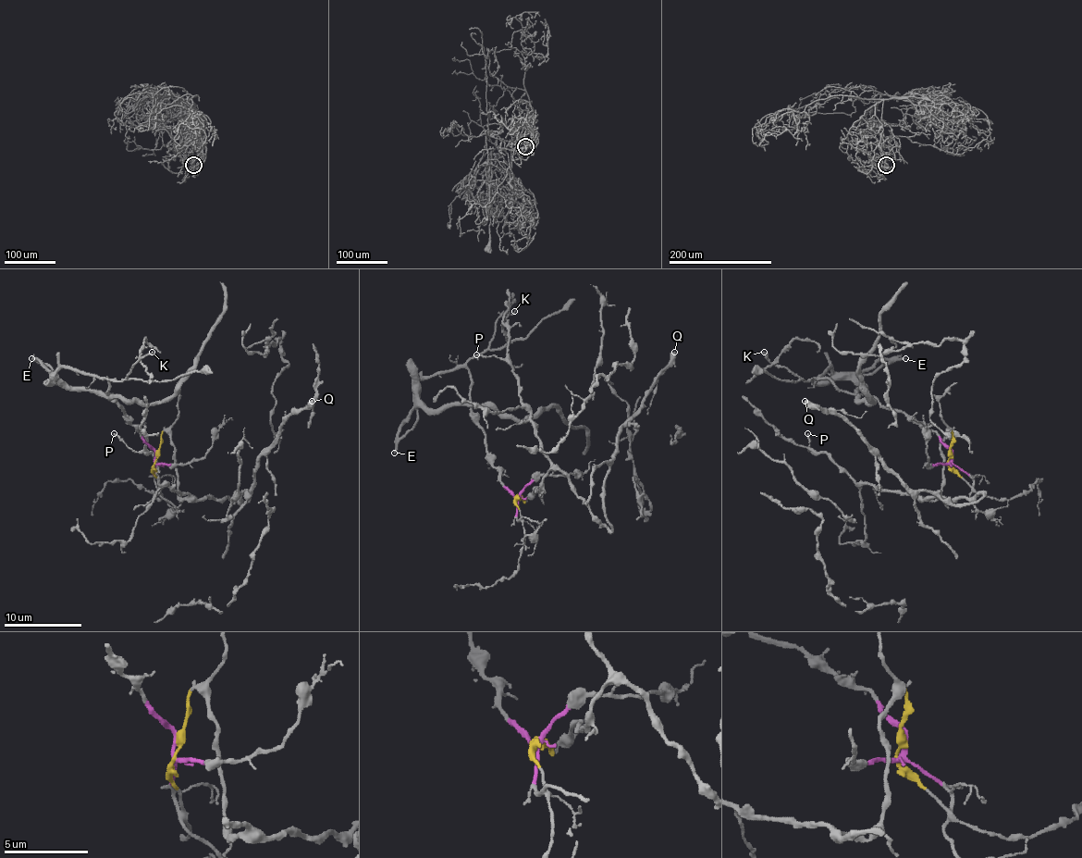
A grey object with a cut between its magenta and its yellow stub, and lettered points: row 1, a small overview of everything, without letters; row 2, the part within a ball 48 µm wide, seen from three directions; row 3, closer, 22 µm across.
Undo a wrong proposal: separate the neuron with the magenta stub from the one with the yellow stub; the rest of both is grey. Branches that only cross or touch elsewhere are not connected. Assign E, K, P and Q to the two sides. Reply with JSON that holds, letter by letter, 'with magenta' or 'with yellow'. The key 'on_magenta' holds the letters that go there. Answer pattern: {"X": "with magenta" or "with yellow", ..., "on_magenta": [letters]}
{"E": "with magenta", "K": "with magenta", "P": "with yellow", "Q": "with yellow", "on_magenta": ["E", "K"]}

